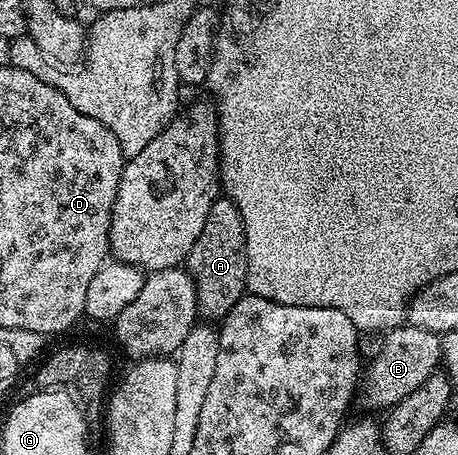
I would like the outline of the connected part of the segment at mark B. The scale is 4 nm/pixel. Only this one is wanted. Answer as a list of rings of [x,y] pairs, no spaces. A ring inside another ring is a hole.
[[[403,322],[399,328],[391,328],[381,340],[383,342],[374,356],[374,361],[371,364],[369,361],[365,369],[360,400],[370,408],[389,410],[403,402],[412,391],[424,386],[425,380],[439,371],[442,336],[432,330],[424,330],[420,326]]]

